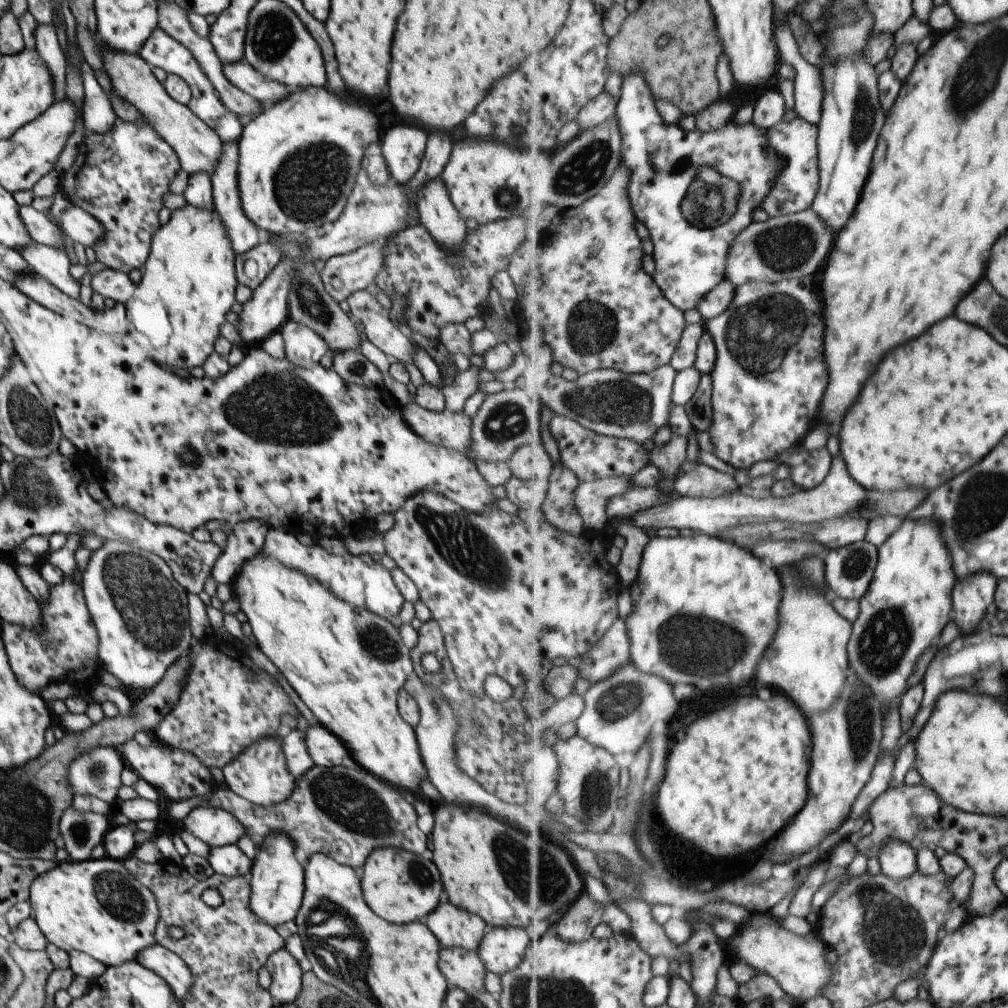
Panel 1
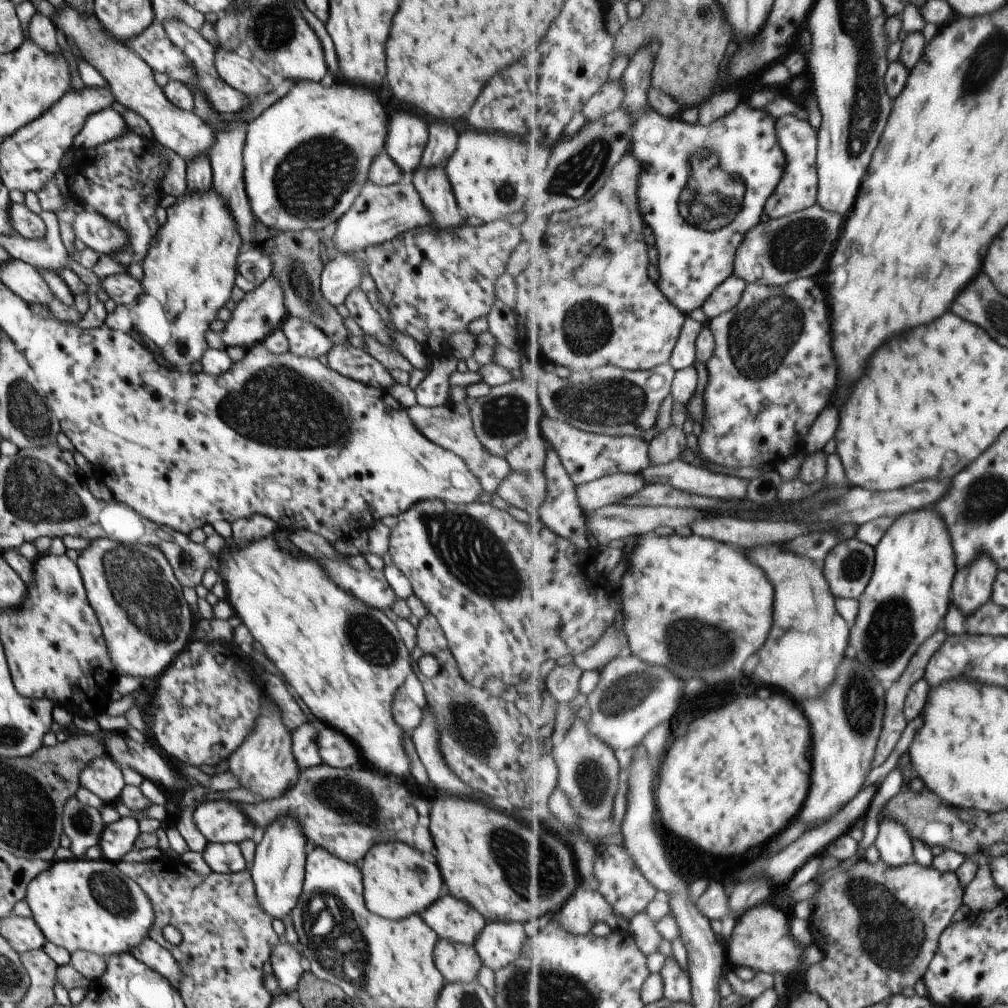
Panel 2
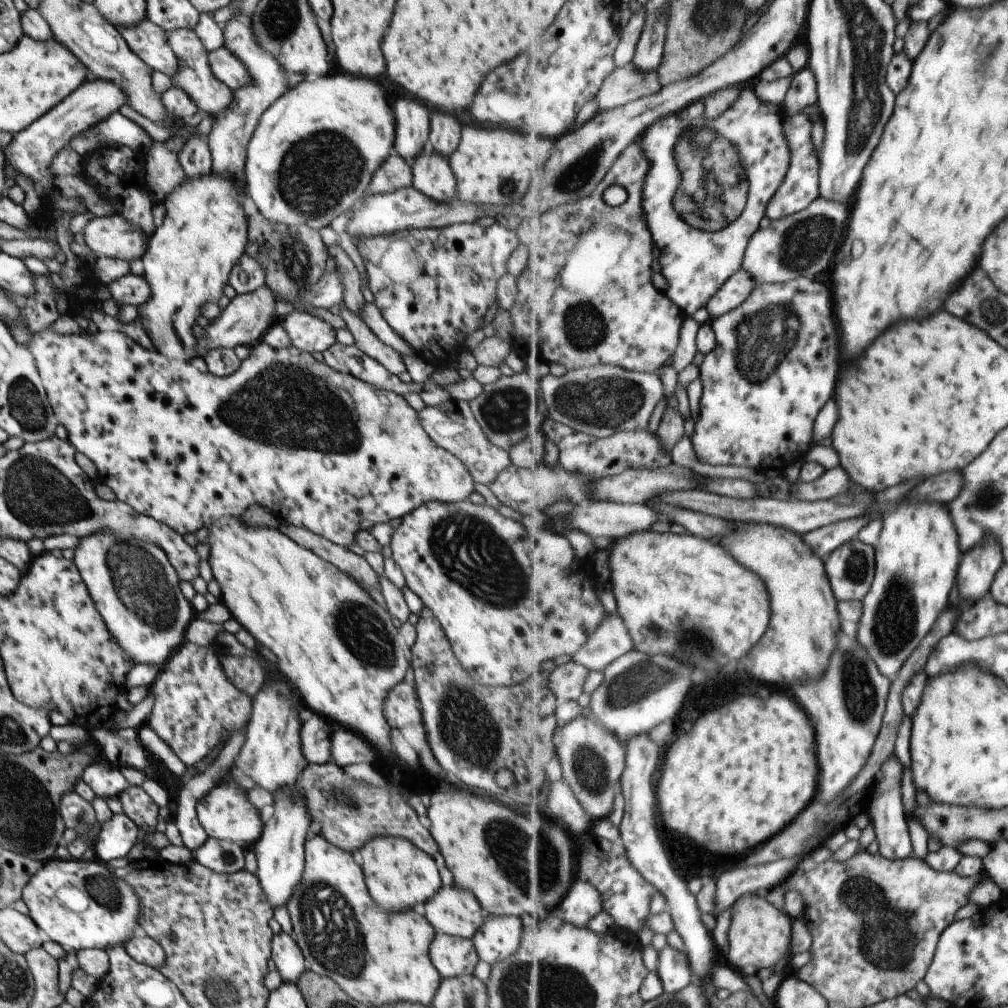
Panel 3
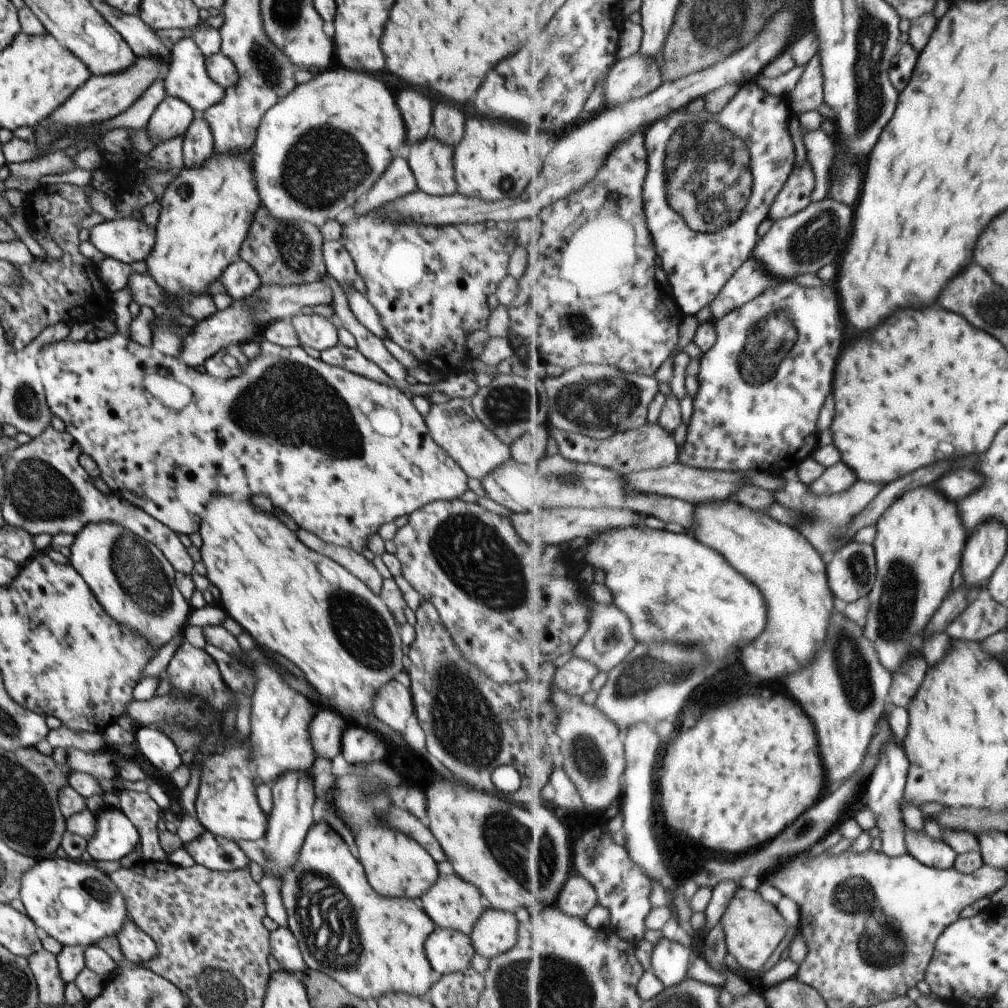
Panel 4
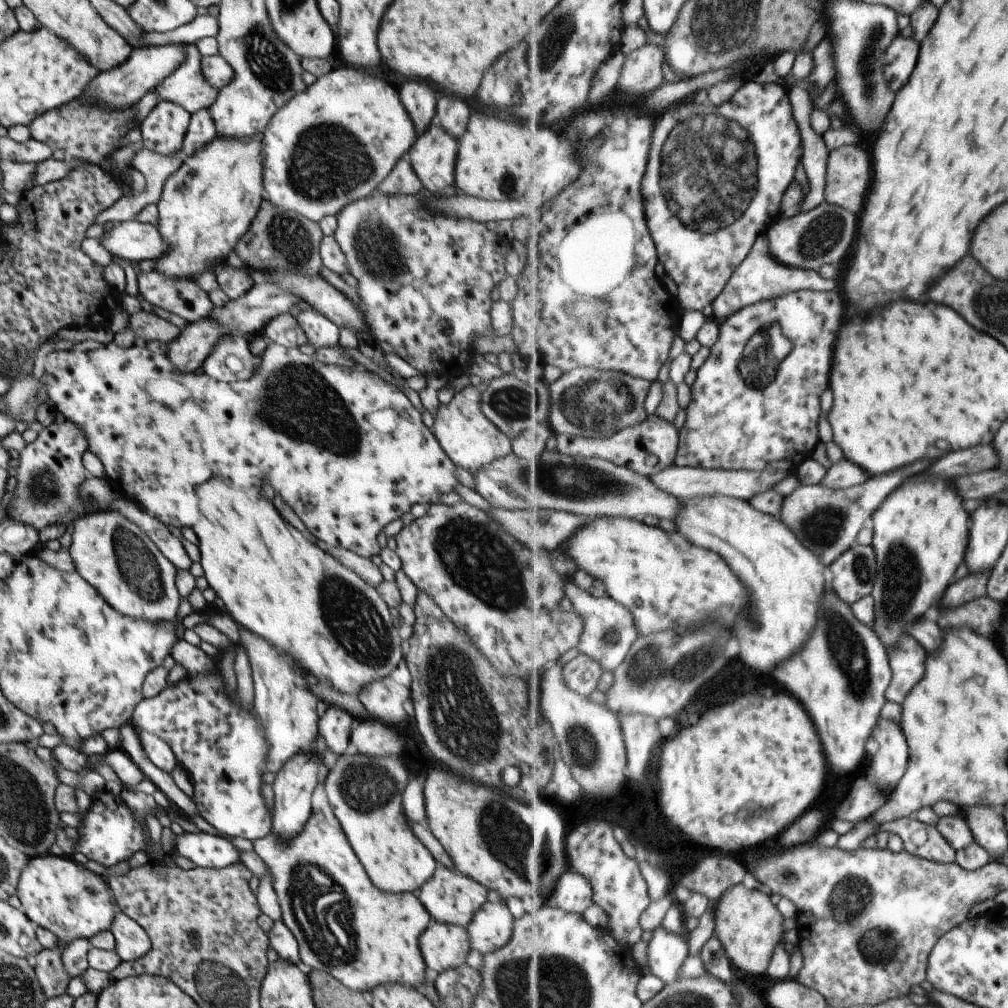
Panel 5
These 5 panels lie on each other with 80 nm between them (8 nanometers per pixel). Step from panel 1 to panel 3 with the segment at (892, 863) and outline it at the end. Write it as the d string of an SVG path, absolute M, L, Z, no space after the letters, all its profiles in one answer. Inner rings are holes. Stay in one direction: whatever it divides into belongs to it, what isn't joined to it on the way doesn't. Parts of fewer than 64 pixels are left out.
M894 754L886 764L883 764L881 778L875 781L875 792L871 793L865 800L865 807L870 811L872 824L876 832L876 839L880 846L879 853L889 860L905 860L914 855L914 849L906 818L901 784L903 784L903 764Z

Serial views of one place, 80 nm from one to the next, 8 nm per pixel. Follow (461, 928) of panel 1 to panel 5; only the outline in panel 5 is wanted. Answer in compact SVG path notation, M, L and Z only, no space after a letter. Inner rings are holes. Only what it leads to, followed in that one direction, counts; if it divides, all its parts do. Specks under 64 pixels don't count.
M436 864L432 875L418 888L415 895L433 921L465 928L473 913L487 900L487 892L488 890L482 884L471 877Z

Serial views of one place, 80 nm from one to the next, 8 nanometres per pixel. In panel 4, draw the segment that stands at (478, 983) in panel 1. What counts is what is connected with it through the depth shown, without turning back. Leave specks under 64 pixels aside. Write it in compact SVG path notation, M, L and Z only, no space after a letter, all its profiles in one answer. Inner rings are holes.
M437 927L425 938L424 950L429 966L440 975L467 970L475 954L468 936Z

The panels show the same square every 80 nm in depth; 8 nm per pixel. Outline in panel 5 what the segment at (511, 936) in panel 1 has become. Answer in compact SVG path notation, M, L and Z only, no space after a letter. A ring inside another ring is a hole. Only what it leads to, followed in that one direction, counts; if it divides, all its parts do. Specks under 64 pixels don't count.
M485 901L465 927L469 946L482 955L504 946L512 933L516 908Z

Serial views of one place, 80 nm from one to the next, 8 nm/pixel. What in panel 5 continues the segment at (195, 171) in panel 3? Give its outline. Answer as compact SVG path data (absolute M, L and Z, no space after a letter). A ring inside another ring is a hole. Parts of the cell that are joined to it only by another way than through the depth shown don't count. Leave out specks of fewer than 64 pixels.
M199 109L190 114L185 136L182 138L181 155L192 155L198 148L204 147L213 137L216 128L209 109Z

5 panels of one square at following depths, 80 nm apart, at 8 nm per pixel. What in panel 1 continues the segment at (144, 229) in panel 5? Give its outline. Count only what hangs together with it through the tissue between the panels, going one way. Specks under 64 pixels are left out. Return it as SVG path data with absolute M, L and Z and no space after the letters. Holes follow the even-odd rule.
M68 204L63 208L63 212L57 216L57 220L54 220L54 224L61 228L62 233L73 243L79 243L83 246L91 247L103 236L99 222L91 214Z

